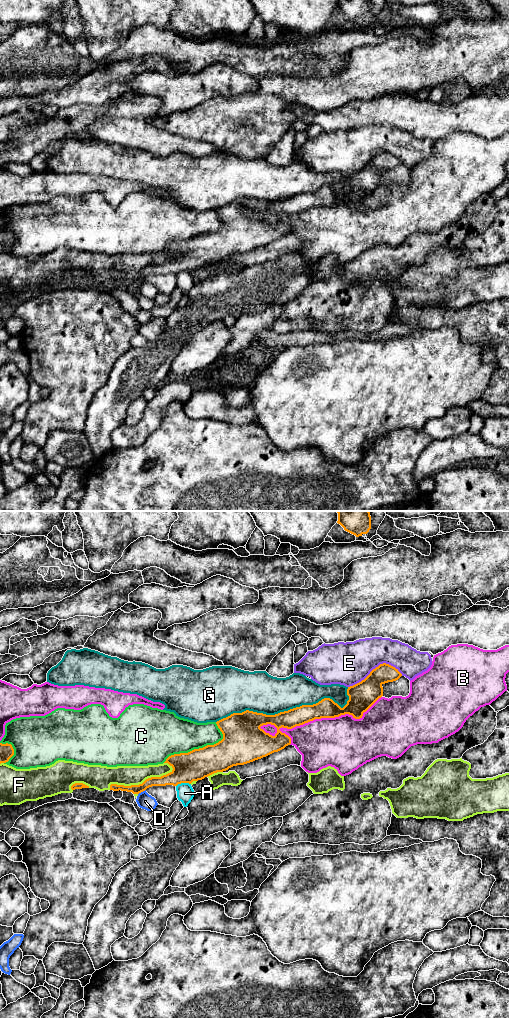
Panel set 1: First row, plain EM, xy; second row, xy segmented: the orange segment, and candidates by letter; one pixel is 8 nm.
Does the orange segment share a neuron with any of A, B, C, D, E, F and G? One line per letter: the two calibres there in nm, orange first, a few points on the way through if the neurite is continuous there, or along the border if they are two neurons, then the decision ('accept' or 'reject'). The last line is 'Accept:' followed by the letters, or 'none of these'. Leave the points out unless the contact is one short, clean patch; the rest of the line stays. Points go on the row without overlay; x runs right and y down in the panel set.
A: 240/140 nm | along xy (190, 271), (179, 271), (176, 274) | reject
B: 160/420 nm | reject
C: 240/300 nm | reject
D: 100/130 nm | along xy (145, 277), (138, 282) | reject
E: 220/340 nm | reject
F: 100/160 nm | reject
G: 150/300 nm | reject
Accept: none of these

